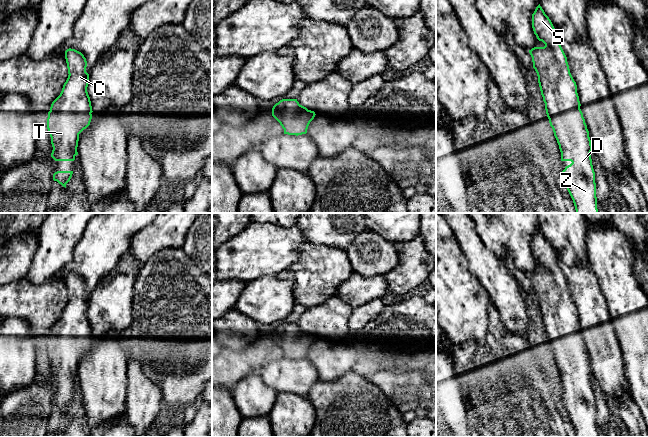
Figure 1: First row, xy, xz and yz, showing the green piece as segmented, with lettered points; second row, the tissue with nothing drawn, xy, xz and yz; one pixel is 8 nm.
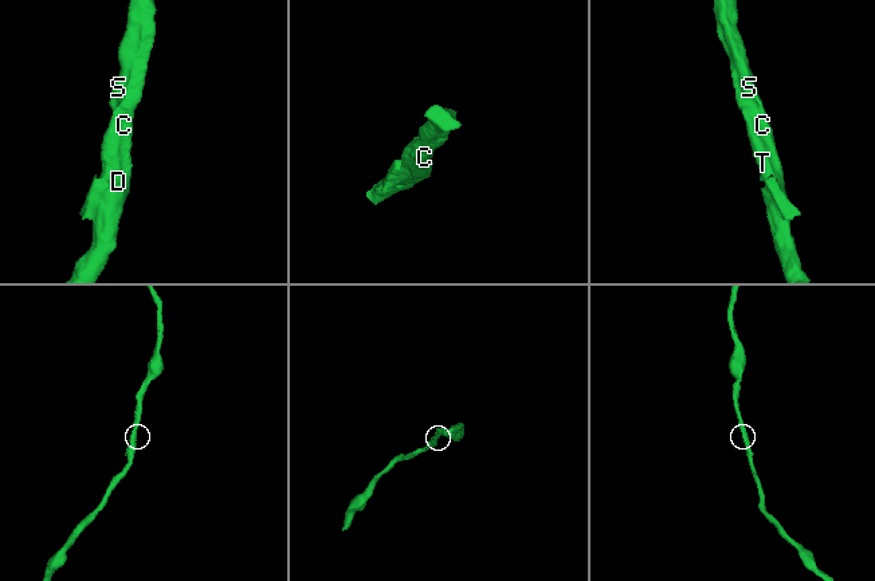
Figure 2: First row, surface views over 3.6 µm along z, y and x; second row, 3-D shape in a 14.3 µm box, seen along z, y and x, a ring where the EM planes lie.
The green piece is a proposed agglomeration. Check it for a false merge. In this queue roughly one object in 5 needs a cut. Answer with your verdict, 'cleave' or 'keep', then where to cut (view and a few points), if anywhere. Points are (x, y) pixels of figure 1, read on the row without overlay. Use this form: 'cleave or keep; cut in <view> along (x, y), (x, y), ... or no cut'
keep; no cut

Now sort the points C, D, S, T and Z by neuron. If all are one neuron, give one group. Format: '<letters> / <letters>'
C D S T Z

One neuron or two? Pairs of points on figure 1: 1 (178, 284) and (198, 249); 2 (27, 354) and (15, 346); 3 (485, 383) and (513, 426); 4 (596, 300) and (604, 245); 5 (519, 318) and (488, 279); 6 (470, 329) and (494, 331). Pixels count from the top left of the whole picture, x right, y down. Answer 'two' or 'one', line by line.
1: one
2: one
3: one
4: two
5: one
6: two

